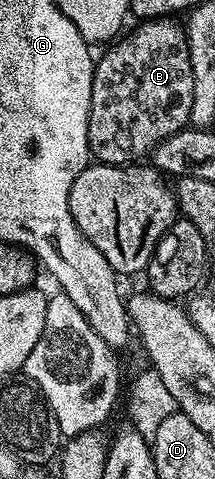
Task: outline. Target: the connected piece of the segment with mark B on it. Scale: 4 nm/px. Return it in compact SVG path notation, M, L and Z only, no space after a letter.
M173 17L138 22L136 24L138 27L134 29L133 35L127 36L128 34L126 34L124 37L118 38L112 45L106 46L104 48L104 50L106 49L105 56L102 59L100 56L94 62L93 84L91 85L91 113L89 114L89 150L96 162L129 165L134 161L144 160L141 158L144 155L146 158L164 139L186 130L187 124L191 120L191 105L195 97L195 81L193 80L193 66L191 65L191 57L189 56L189 37L186 28L182 24L180 27L177 22L178 20Z

